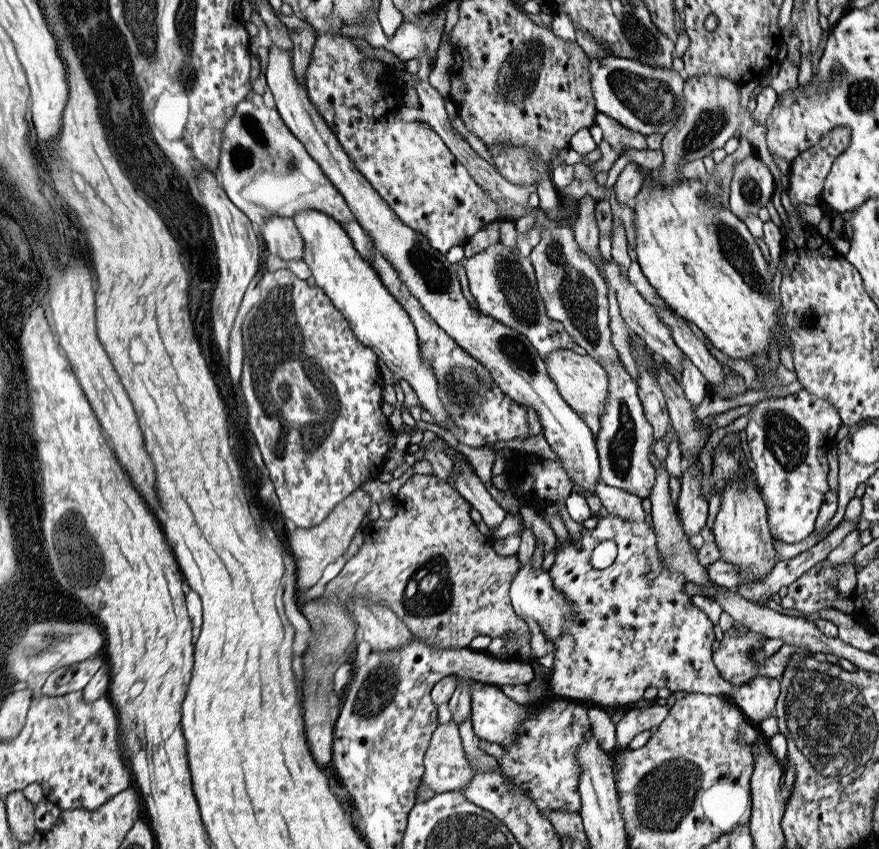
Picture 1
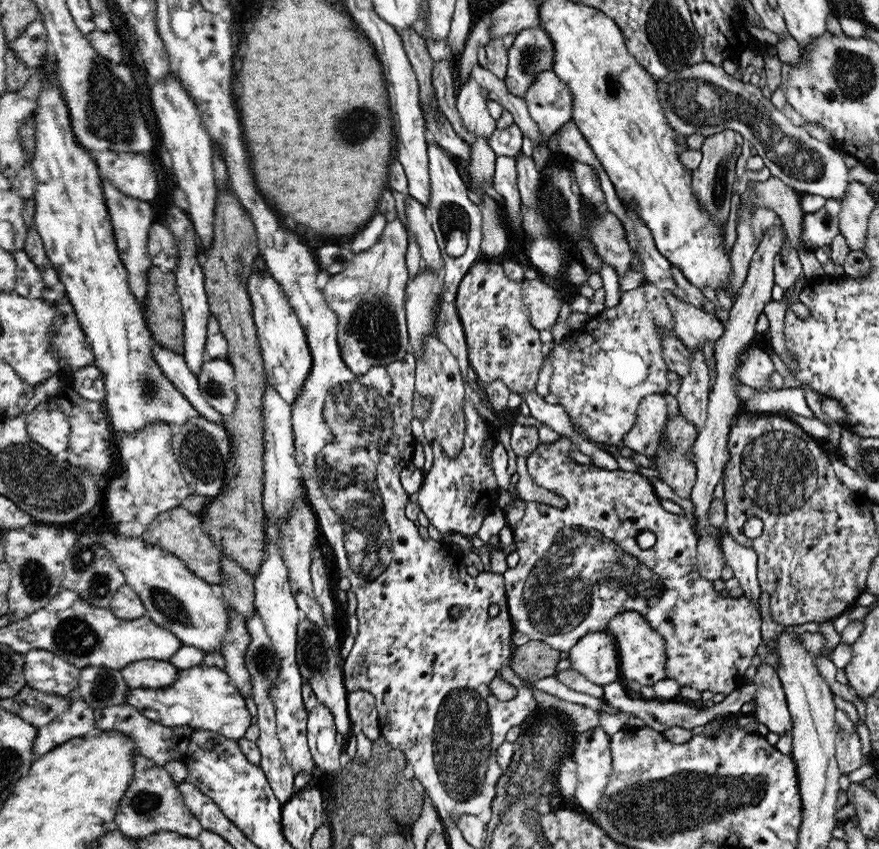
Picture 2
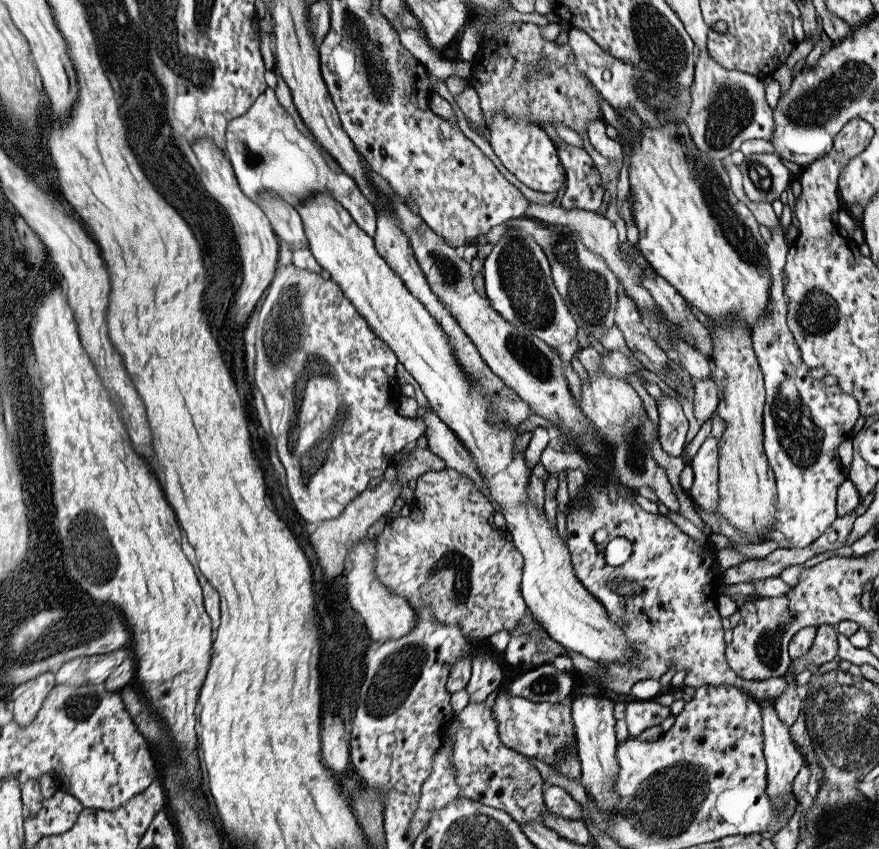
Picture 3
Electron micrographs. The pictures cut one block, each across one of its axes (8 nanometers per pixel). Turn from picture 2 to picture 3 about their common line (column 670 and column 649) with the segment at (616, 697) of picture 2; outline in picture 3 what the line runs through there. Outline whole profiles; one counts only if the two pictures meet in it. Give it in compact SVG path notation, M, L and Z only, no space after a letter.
M657 700L625 704L625 724L629 738L637 738L645 728L659 726L669 716L669 706L661 706Z

